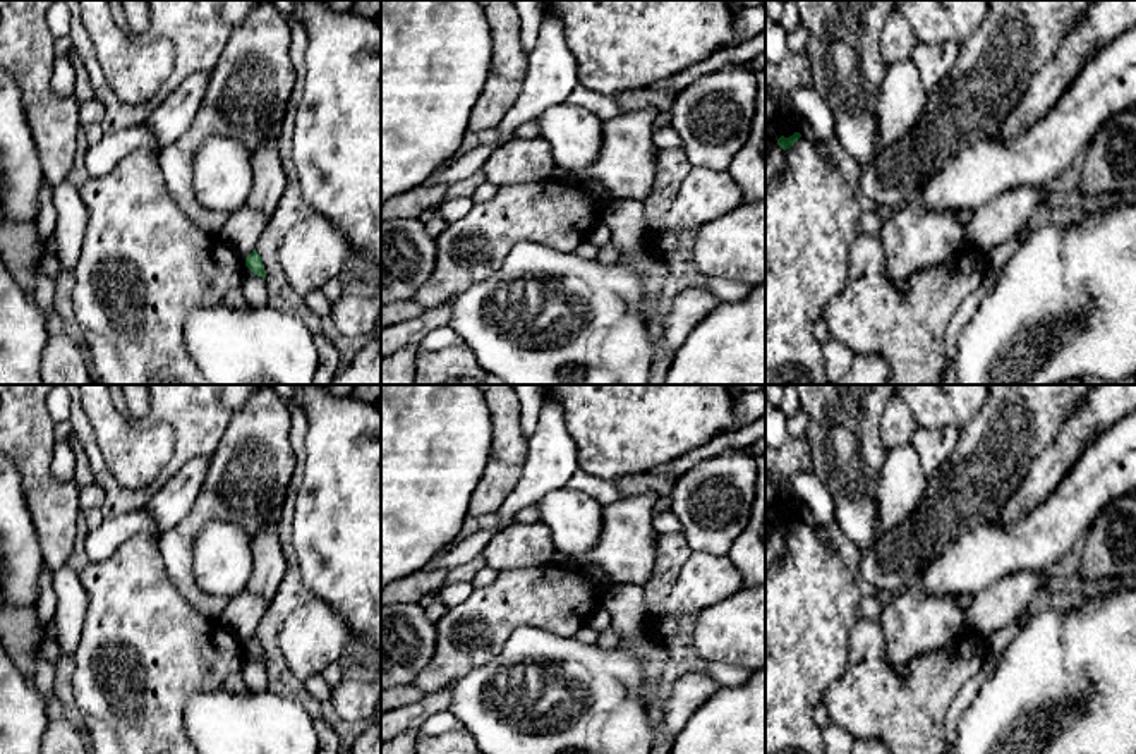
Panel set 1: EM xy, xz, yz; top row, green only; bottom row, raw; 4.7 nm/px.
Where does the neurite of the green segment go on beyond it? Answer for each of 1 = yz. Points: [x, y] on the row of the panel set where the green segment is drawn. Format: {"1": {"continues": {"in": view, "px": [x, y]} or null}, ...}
{"1": {"continues": null}}

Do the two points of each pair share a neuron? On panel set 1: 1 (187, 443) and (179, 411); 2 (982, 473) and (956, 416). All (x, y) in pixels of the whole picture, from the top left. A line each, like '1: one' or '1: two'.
1: one
2: two

